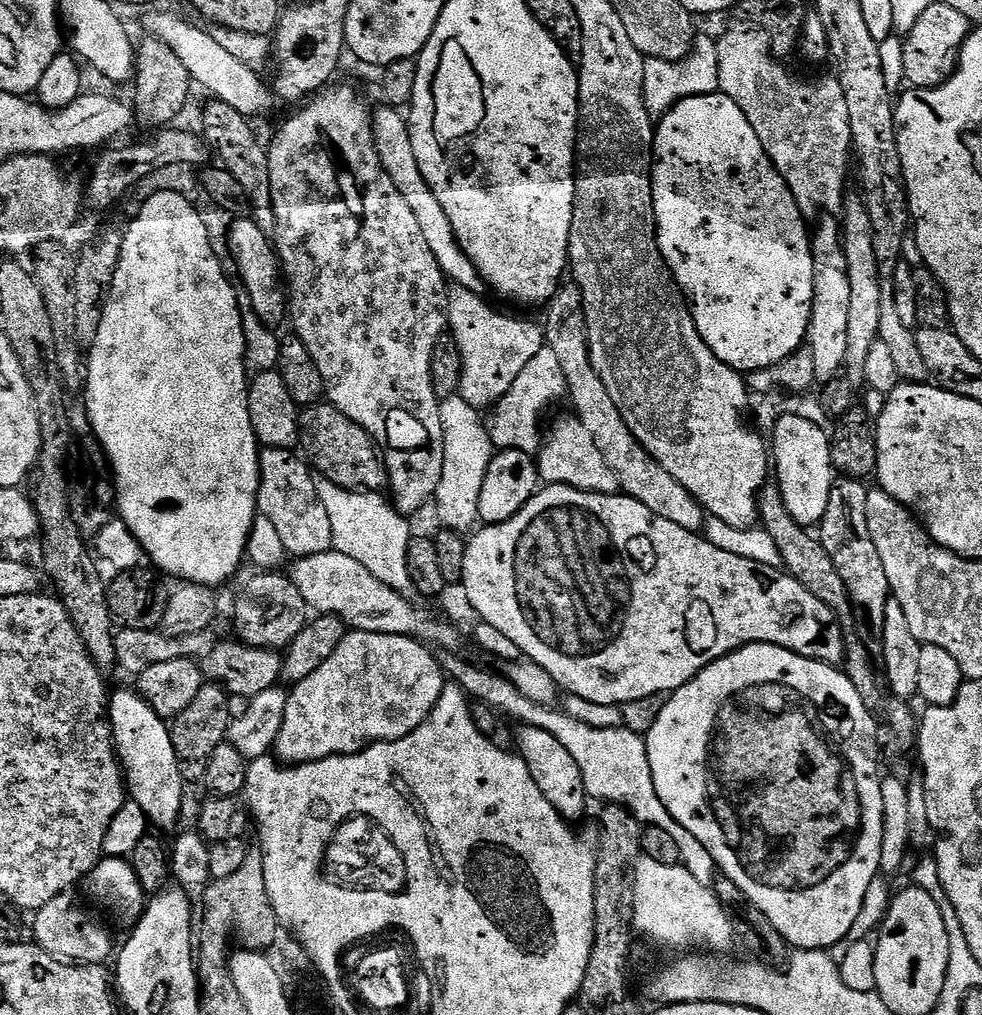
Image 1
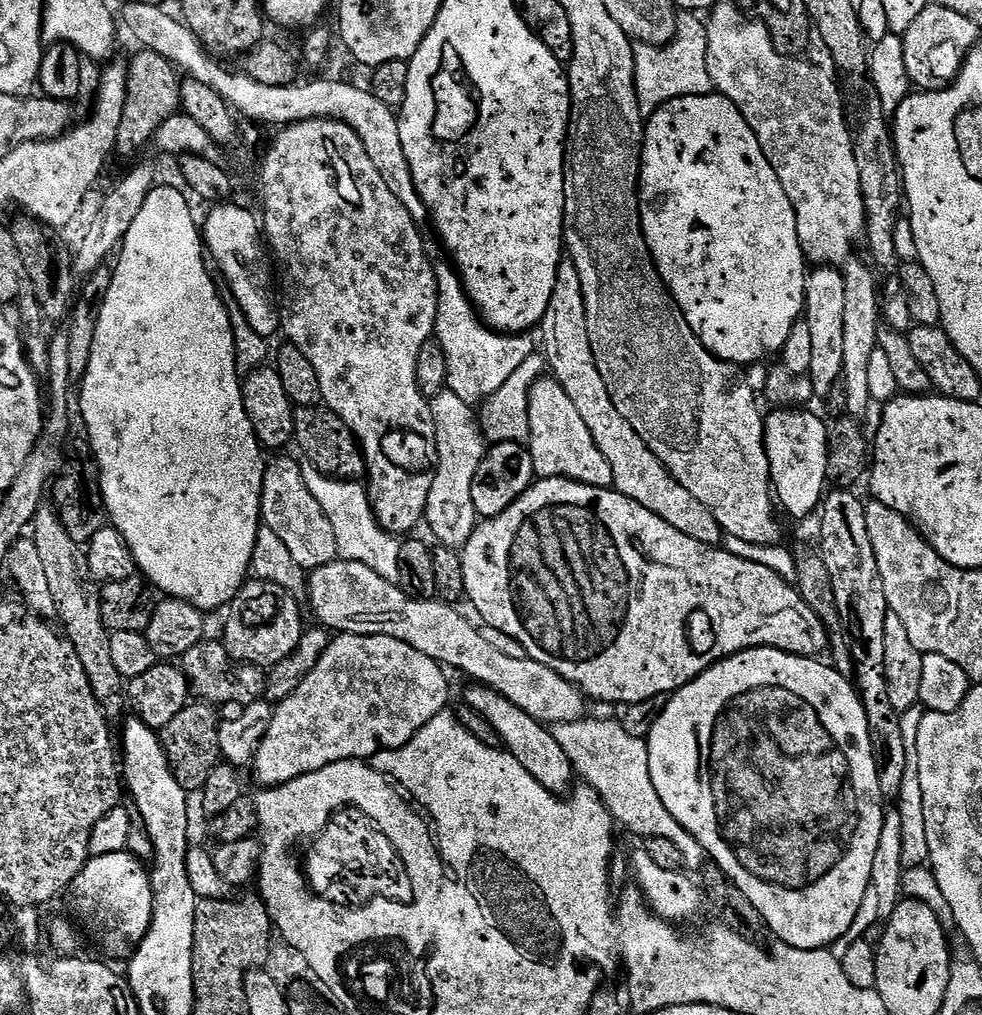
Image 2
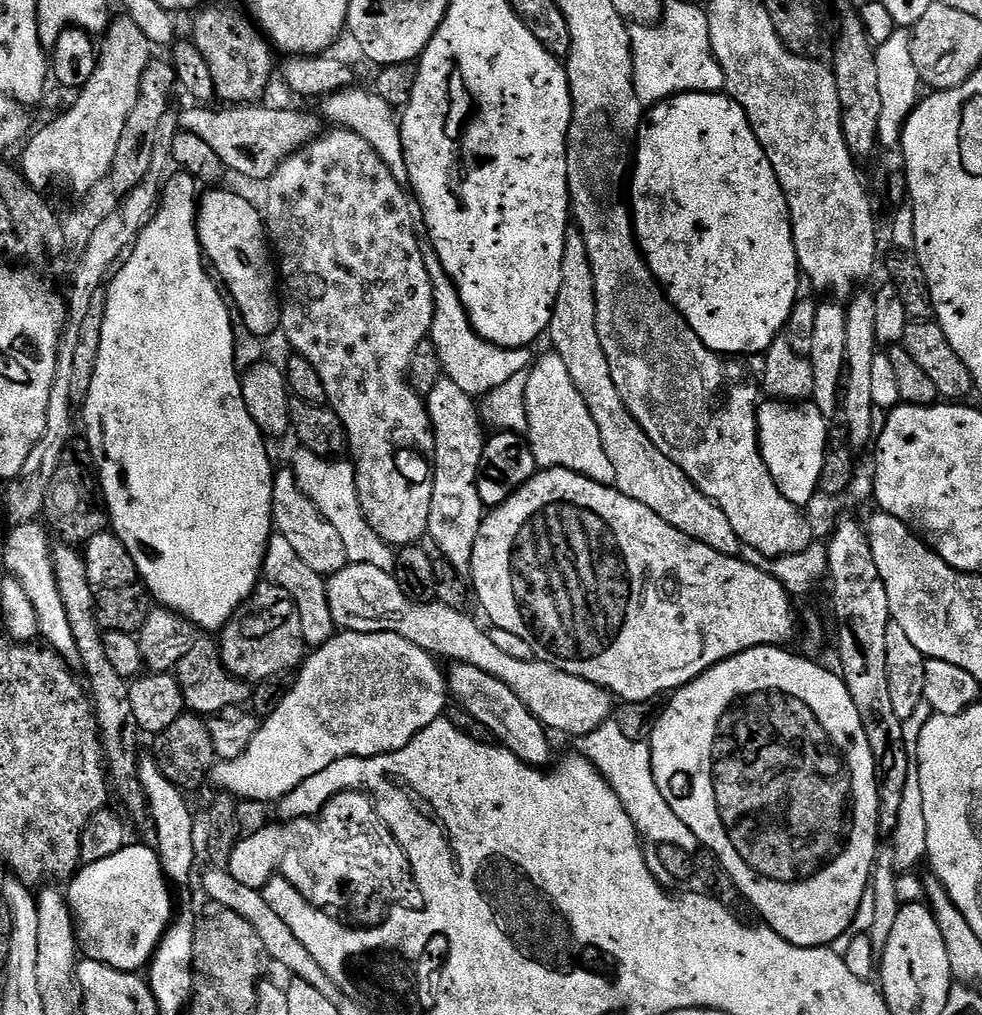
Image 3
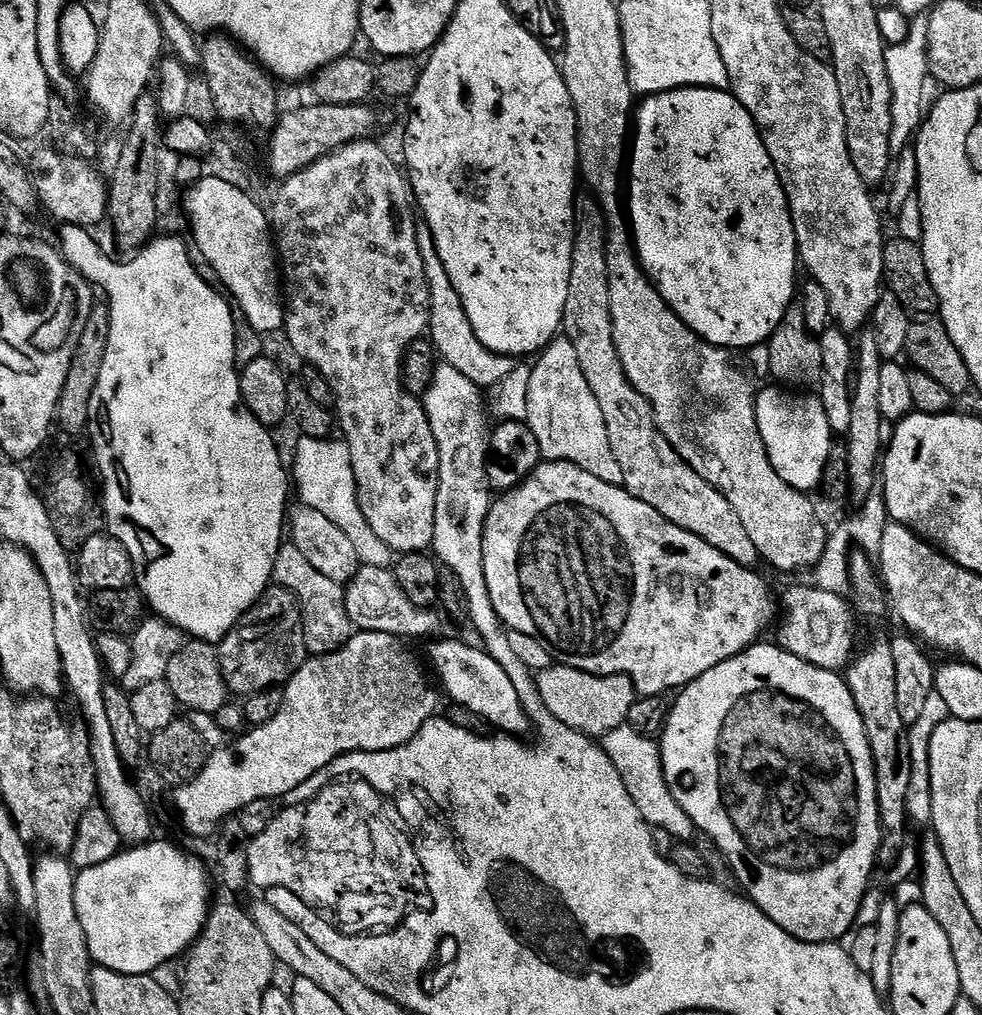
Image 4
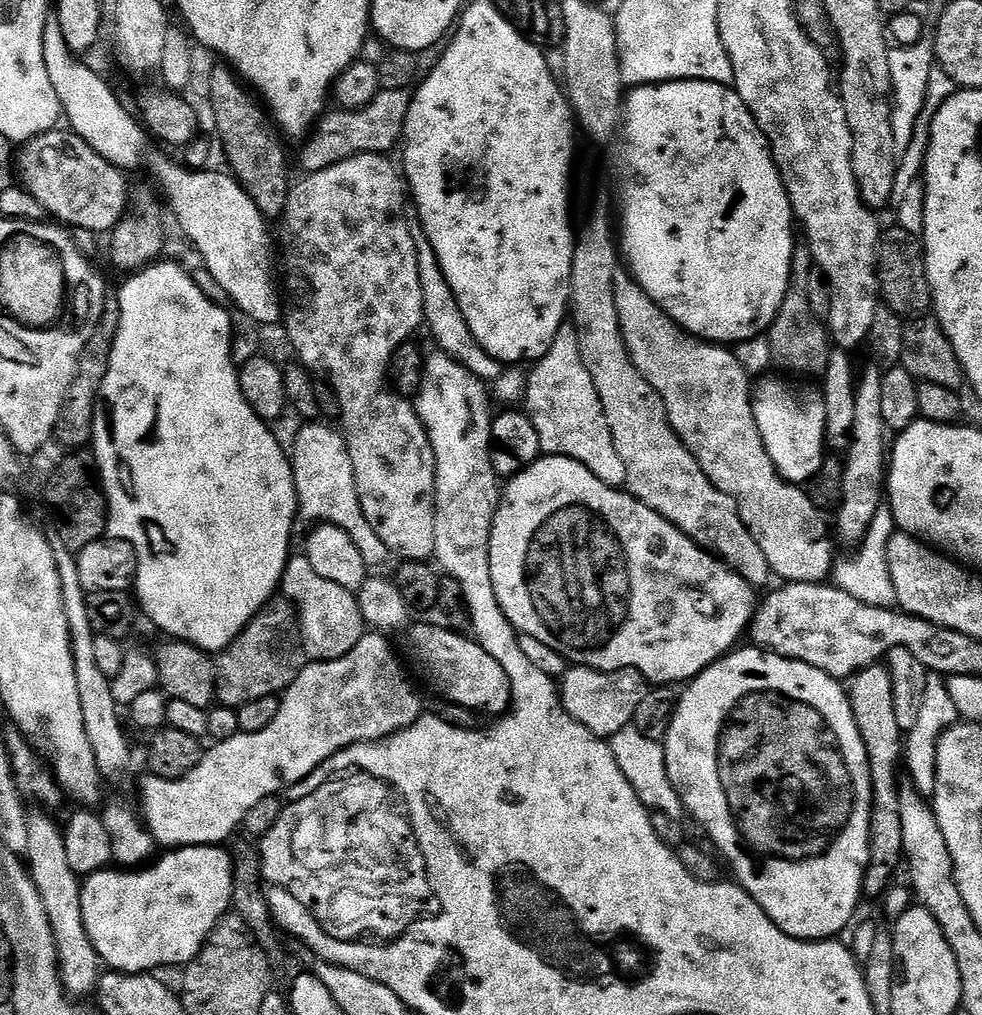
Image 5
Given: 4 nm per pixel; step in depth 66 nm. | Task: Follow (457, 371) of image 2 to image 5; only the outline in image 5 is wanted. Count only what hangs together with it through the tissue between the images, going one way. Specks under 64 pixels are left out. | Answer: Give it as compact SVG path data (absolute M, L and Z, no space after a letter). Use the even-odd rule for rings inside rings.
M414 208L407 211L408 225L410 226L411 237L414 240L415 249L418 250L418 274L421 279L423 312L426 328L429 328L436 346L454 358L464 368L474 373L476 377L485 382L493 382L503 372L503 365L500 361L486 354L485 348L474 338L469 326L466 325L466 318L462 315L461 306L454 298L449 283L442 274L437 255L434 254L429 238L426 236L425 228L421 224L420 216Z

